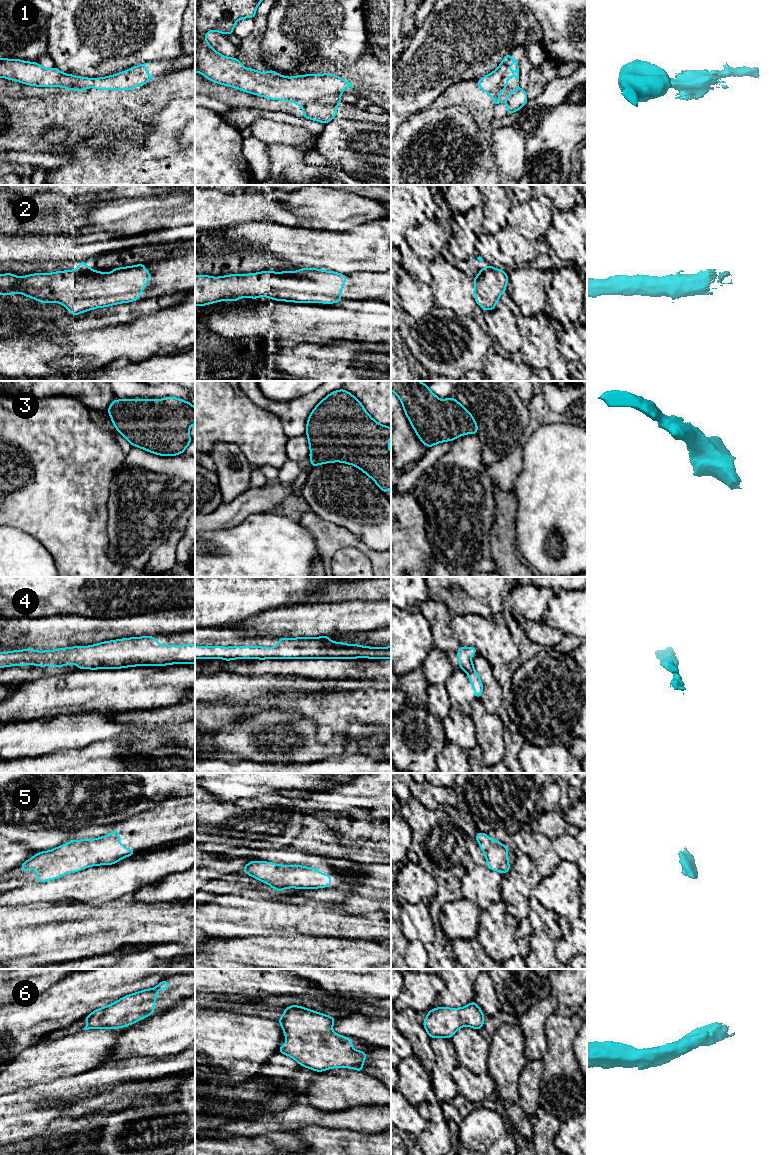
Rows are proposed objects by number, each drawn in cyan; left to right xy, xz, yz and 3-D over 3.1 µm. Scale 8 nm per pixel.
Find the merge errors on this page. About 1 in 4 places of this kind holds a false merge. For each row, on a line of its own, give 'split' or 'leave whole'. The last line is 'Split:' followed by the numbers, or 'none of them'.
1: leave whole
2: leave whole
3: leave whole
4: leave whole
5: leave whole
6: leave whole
Split: none of them

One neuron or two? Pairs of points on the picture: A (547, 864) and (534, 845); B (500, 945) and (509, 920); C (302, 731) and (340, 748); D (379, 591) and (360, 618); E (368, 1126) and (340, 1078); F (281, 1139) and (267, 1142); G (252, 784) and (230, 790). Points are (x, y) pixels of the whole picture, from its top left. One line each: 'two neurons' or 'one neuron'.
A: one neuron
B: one neuron
C: one neuron
D: two neurons
E: two neurons
F: one neuron
G: one neuron

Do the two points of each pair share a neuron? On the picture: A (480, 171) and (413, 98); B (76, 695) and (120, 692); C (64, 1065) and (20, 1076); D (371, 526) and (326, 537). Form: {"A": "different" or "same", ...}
{"A": "different", "B": "same", "C": "same", "D": "different"}

